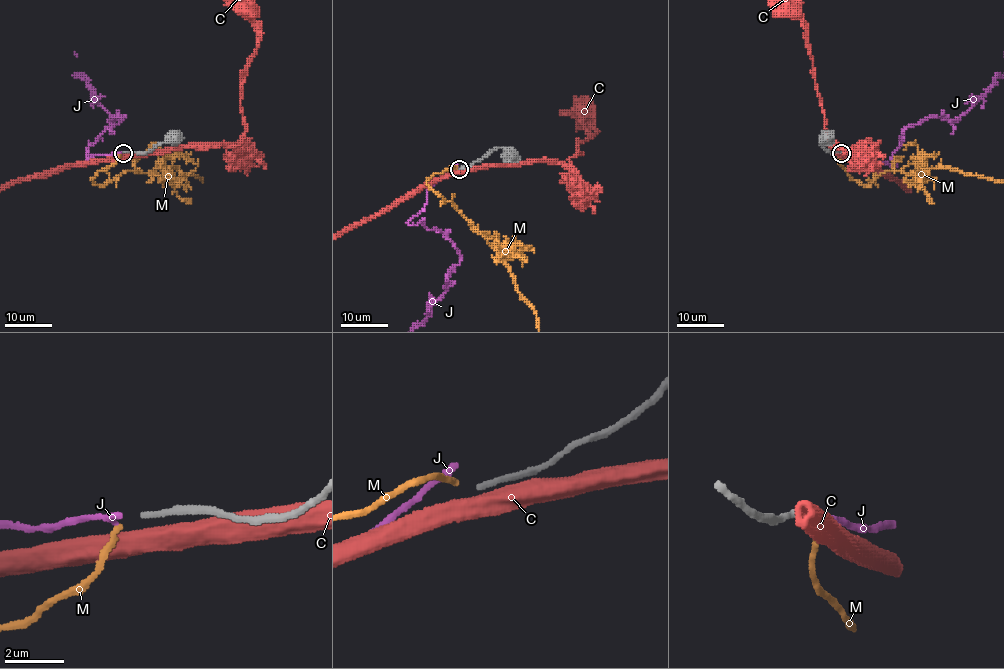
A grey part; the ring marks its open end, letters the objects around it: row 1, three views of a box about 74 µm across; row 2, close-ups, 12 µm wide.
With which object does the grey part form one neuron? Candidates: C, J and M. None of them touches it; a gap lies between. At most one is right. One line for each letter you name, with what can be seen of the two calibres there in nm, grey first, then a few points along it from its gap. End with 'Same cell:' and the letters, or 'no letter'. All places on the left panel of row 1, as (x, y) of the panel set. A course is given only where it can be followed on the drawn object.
Same cell: no letter

